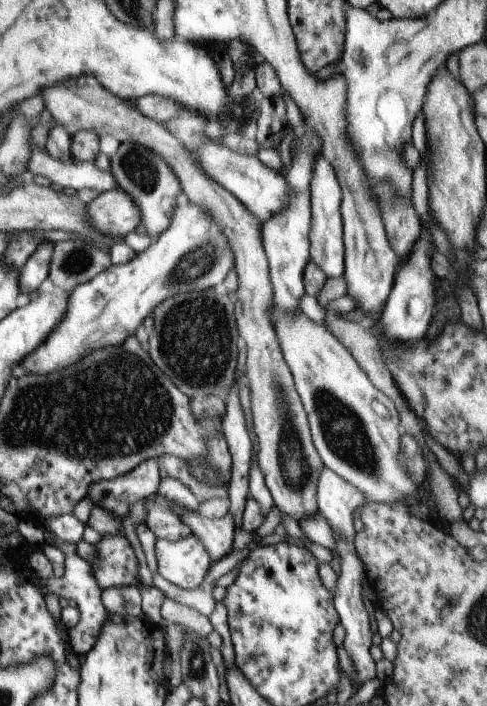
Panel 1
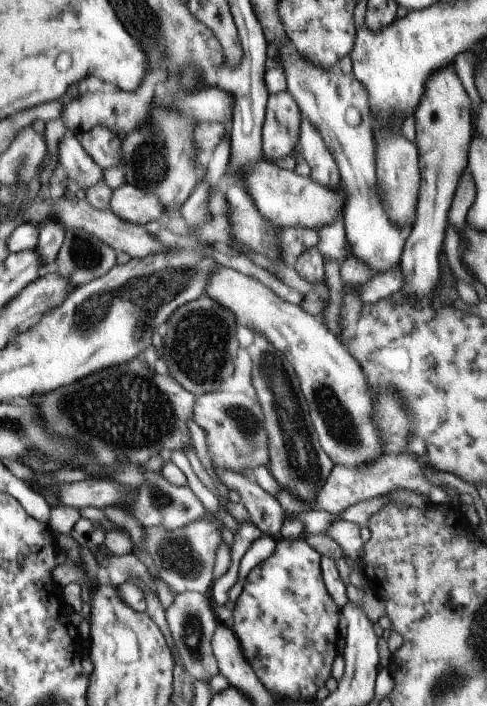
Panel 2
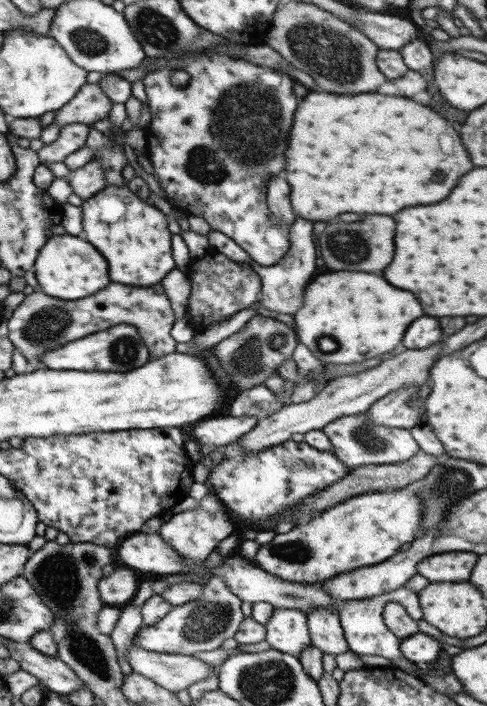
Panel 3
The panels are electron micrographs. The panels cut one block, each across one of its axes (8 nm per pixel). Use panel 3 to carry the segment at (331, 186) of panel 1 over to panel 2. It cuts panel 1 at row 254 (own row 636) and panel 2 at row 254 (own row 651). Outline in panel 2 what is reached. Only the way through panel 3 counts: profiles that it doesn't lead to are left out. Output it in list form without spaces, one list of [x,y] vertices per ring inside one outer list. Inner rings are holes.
[[[335,218],[325,226],[319,226],[316,248],[321,252],[323,260],[342,263],[345,259],[345,236],[342,218]]]

